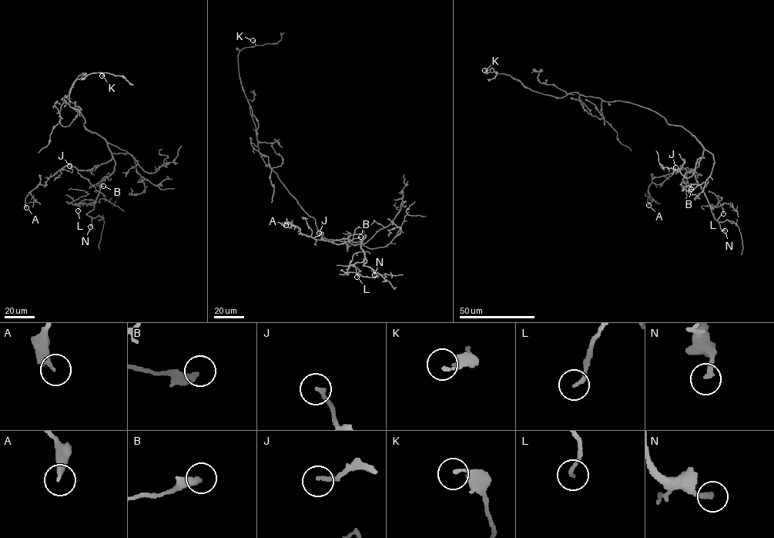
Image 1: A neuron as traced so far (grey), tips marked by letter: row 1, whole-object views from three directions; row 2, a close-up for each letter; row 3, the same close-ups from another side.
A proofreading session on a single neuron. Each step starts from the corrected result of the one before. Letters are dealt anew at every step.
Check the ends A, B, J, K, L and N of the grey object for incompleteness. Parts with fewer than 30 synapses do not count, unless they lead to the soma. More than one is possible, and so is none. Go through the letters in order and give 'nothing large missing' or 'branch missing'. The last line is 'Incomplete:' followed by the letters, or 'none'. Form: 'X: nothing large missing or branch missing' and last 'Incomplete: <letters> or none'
A: nothing large missing
B: nothing large missing
J: nothing large missing
K: nothing large missing
L: nothing large missing
N: branch missing
Incomplete: N

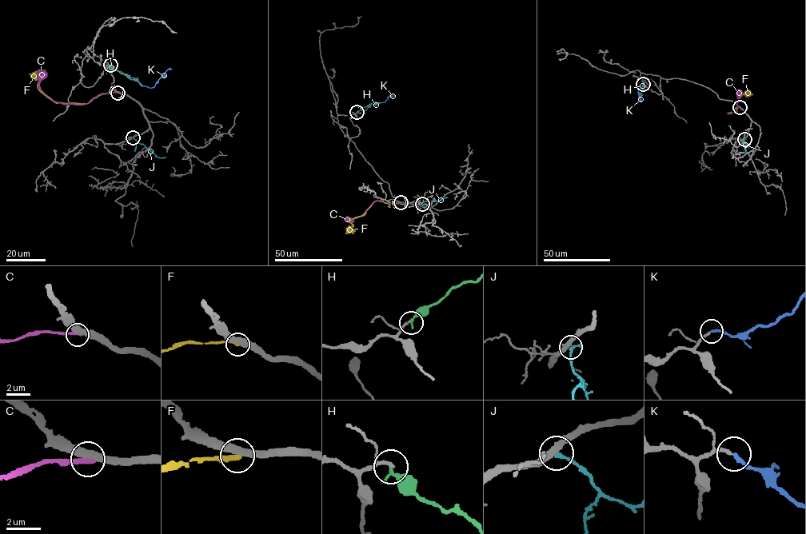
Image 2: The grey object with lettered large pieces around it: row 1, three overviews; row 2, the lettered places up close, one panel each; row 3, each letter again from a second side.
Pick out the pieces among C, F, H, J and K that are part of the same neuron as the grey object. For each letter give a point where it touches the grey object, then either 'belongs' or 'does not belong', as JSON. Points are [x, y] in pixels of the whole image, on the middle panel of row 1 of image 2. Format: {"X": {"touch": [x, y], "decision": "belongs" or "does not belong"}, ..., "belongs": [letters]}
{"C": {"touch": [399, 202], "decision": "does not belong"}, "F": {"touch": [401, 202], "decision": "does not belong"}, "H": {"touch": [356, 113], "decision": "does not belong"}, "J": {"touch": [422, 204], "decision": "does not belong"}, "K": {"touch": [357, 112], "decision": "belongs"}, "belongs": ["K"]}

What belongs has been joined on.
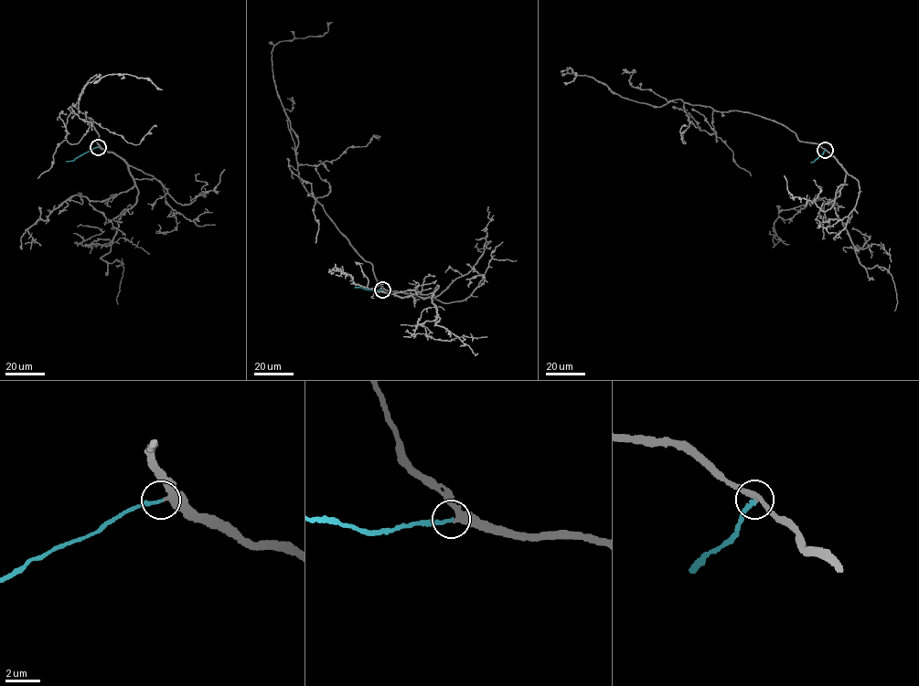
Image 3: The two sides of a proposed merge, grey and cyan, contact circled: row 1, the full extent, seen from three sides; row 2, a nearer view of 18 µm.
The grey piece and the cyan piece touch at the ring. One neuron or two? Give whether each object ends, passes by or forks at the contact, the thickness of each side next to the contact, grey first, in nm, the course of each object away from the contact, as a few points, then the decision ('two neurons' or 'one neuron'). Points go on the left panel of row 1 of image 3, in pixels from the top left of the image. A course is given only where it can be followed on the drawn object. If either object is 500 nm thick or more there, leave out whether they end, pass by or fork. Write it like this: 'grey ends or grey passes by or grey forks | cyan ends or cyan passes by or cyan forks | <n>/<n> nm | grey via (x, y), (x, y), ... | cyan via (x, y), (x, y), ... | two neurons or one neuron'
grey passes by | cyan ends | 280/180 nm | grey via (98, 147), (90, 119), (68, 109), (74, 103), (80, 111), (86, 84), (130, 74), (162, 89) | cyan via (98, 147), (66, 161) | one neuron

